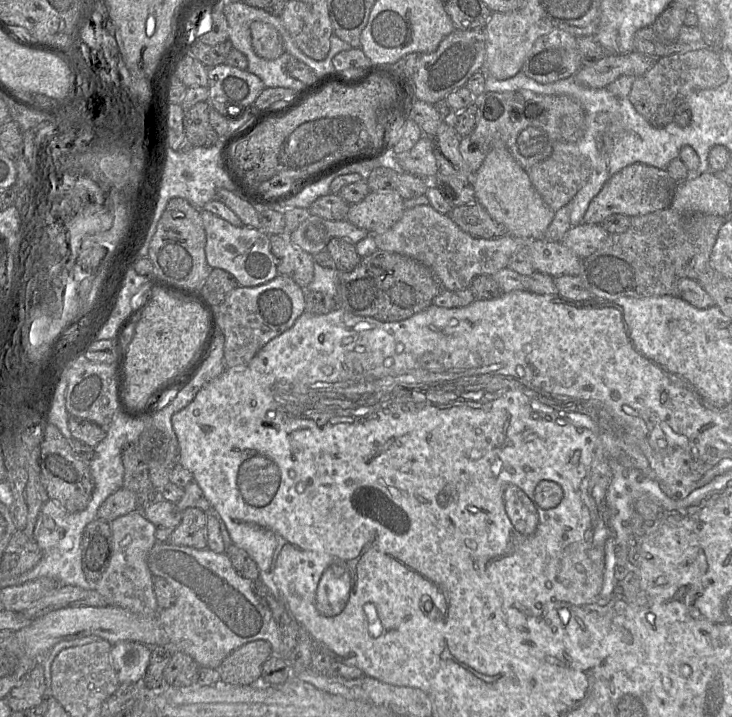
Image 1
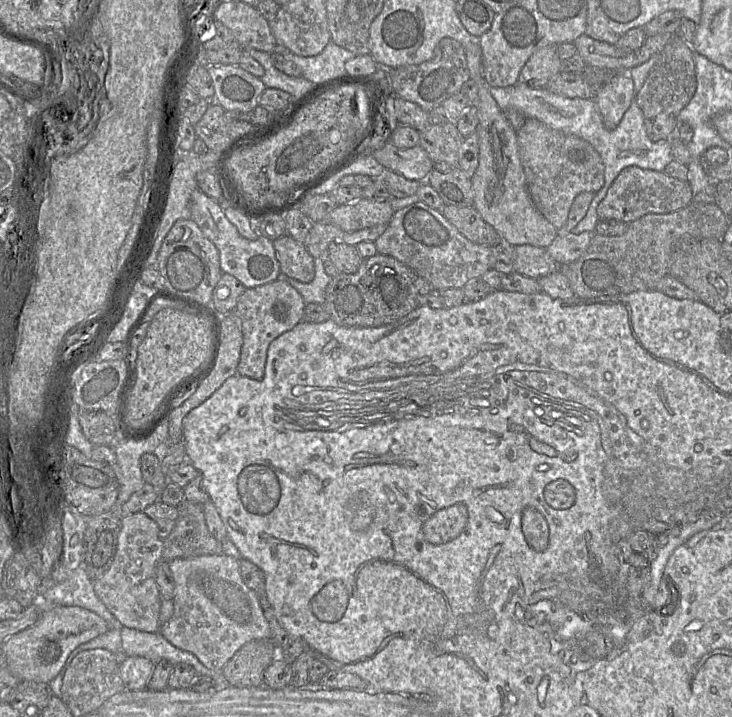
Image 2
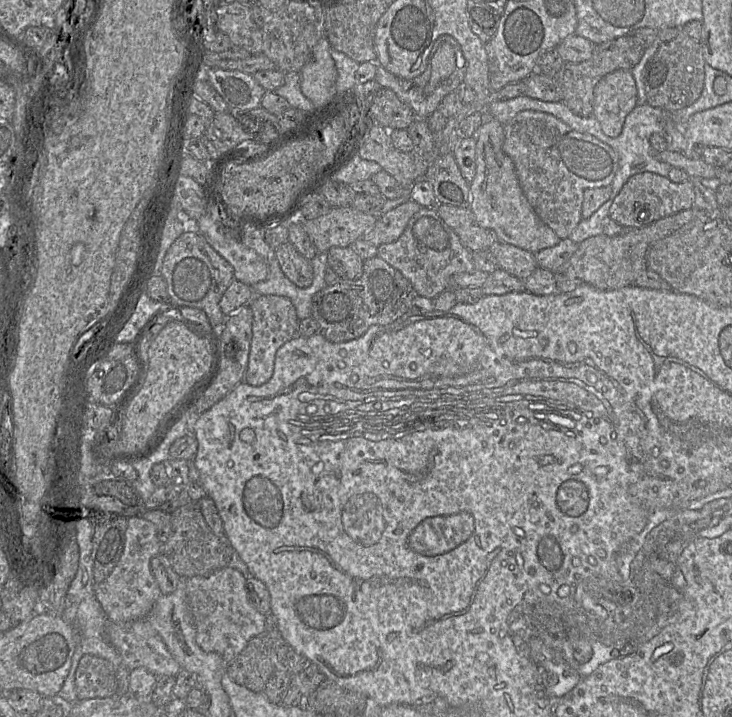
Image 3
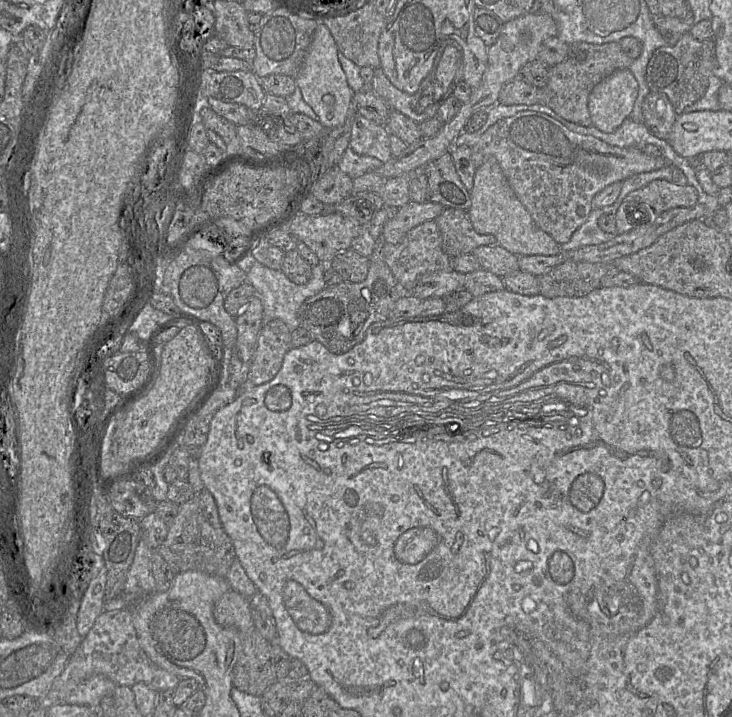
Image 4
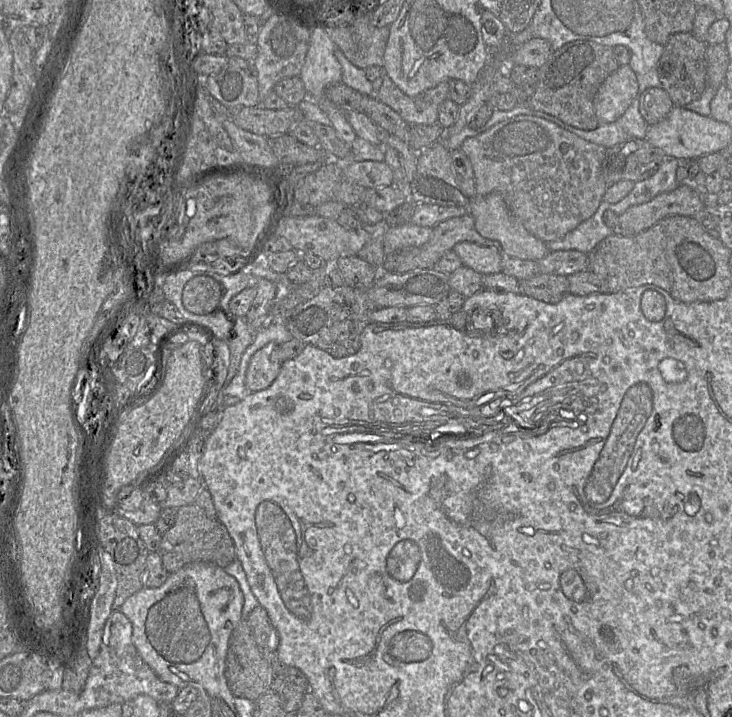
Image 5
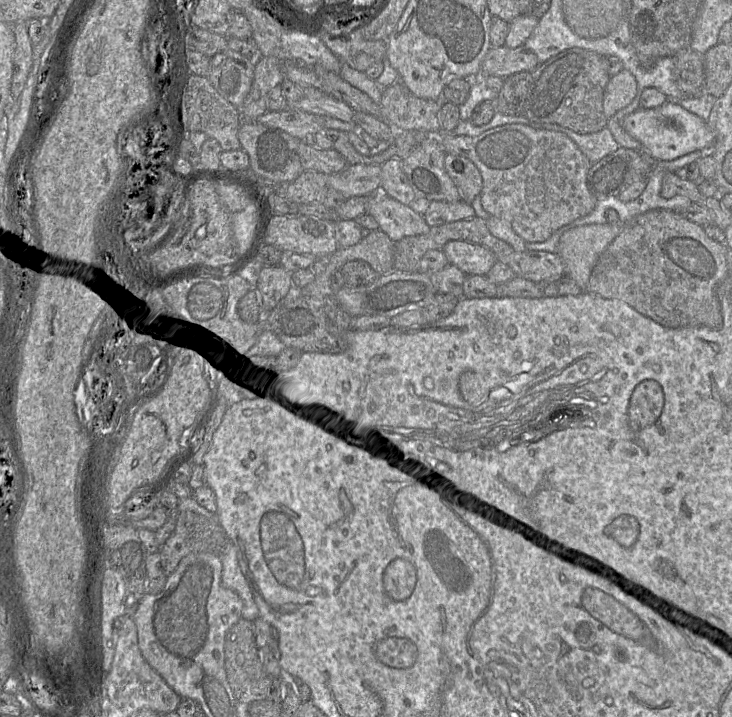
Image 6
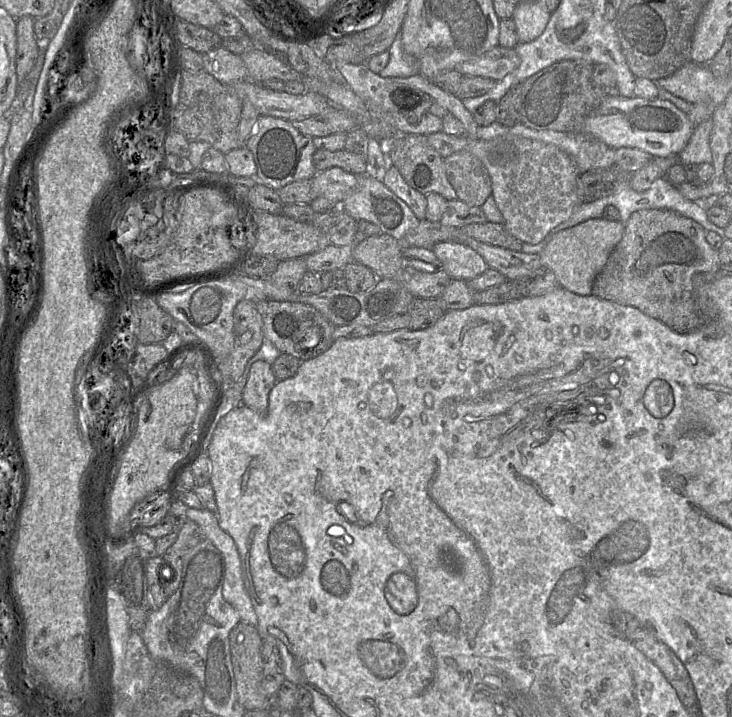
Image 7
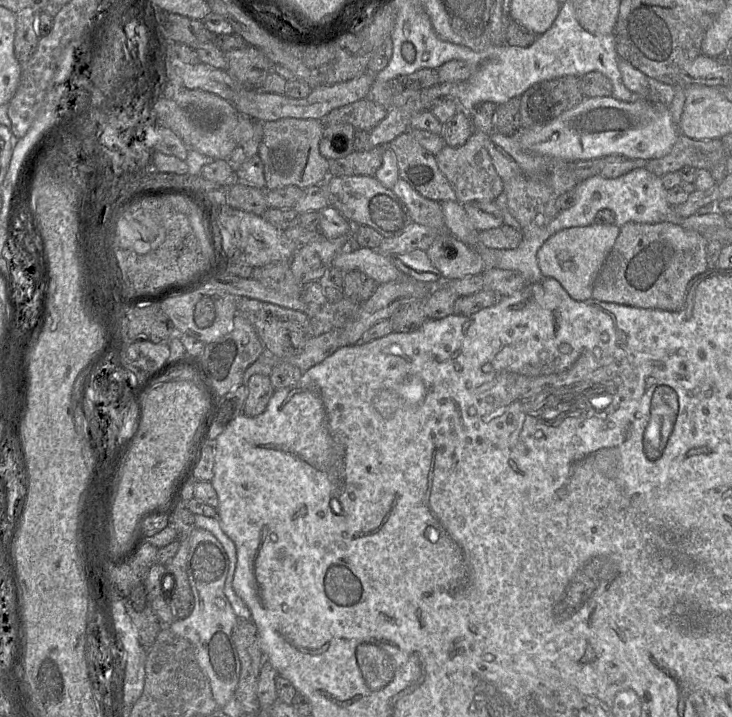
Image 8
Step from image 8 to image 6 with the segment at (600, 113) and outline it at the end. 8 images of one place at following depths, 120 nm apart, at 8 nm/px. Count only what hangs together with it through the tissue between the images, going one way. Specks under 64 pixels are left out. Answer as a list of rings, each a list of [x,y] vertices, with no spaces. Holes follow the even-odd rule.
[[[669,100],[652,109],[640,107],[625,117],[623,126],[625,131],[639,141],[642,148],[657,161],[673,160],[697,150],[710,150],[715,141],[715,134],[706,121]]]

